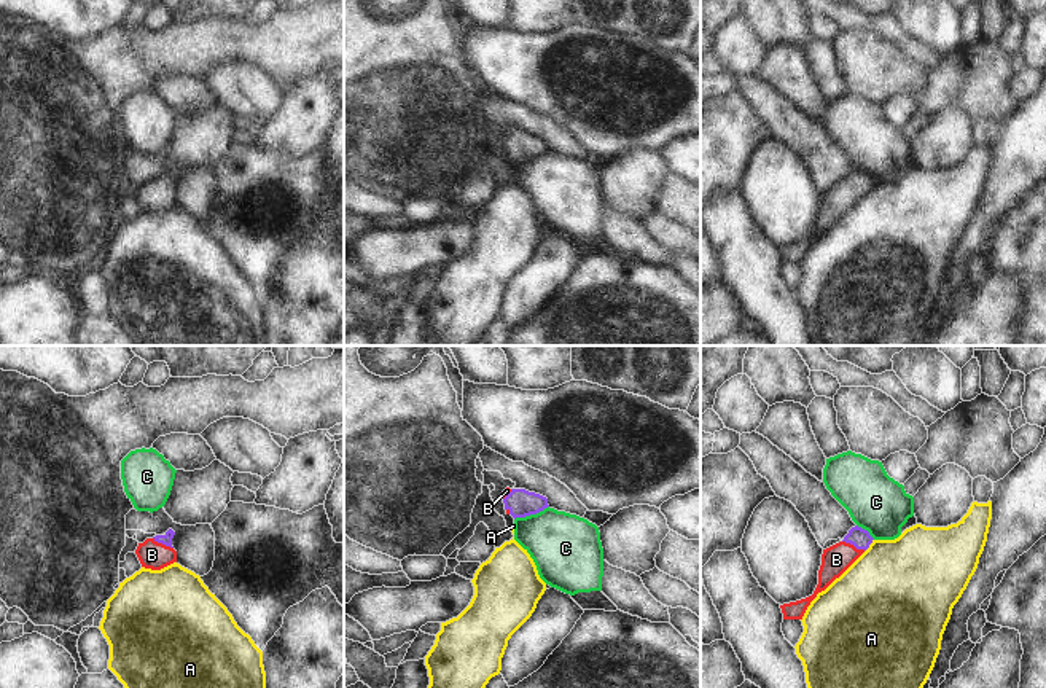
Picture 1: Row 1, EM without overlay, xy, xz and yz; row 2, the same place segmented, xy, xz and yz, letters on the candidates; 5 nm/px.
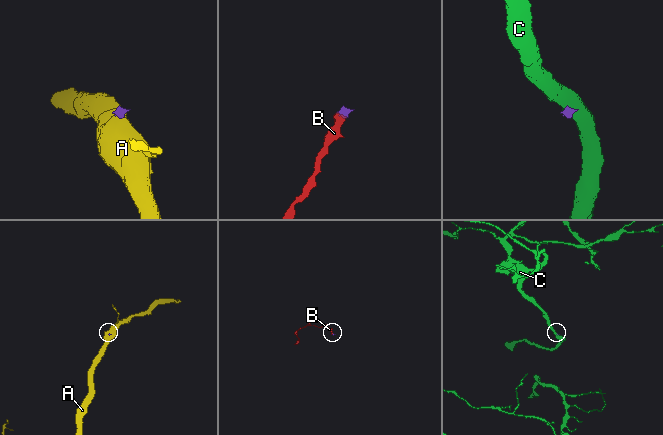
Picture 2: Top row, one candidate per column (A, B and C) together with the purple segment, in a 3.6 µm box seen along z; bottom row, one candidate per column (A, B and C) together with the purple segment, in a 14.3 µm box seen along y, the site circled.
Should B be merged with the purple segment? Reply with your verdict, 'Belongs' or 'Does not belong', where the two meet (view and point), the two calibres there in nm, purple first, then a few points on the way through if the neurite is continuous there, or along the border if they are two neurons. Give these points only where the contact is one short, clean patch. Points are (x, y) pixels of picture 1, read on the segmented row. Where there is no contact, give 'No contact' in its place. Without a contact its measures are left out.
Belongs. Touches purple at yz (854, 545). Thickness 100 nm (purple) against 150 nm. Path across: yz (860, 539), (854, 545), (836, 559).

